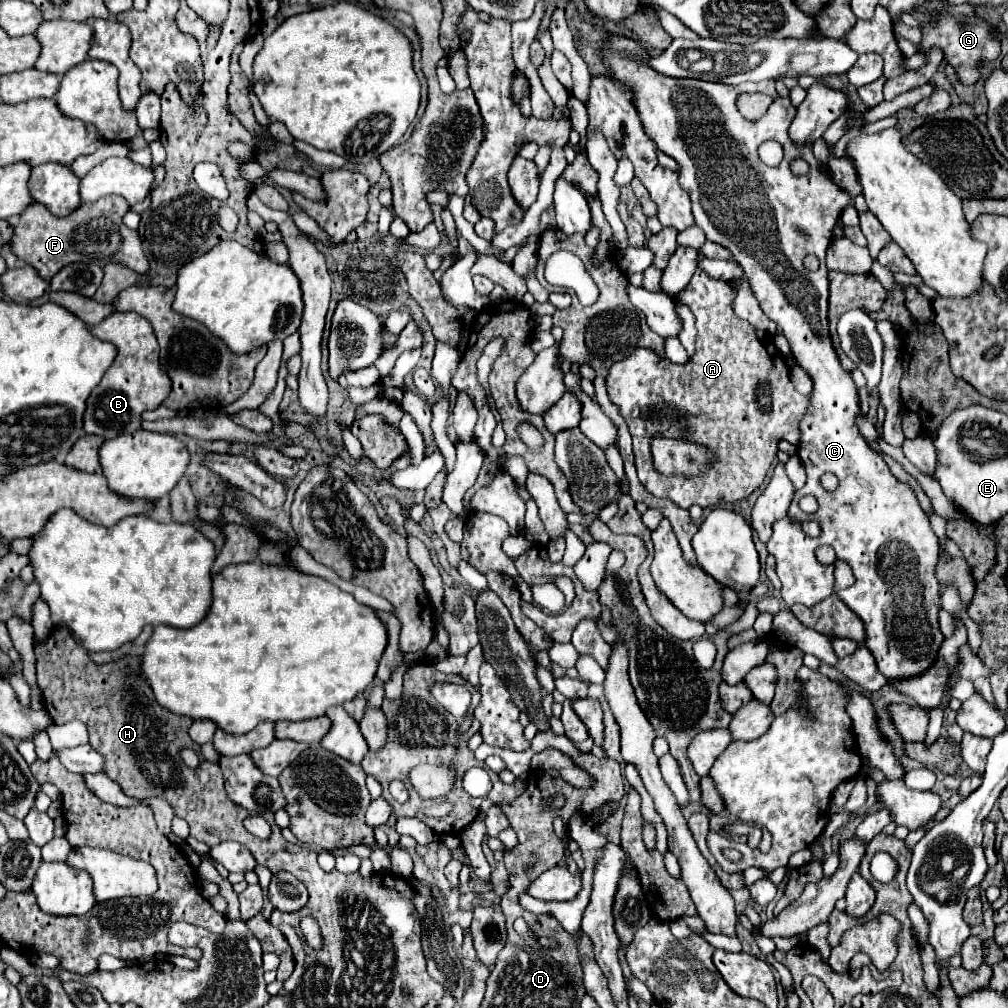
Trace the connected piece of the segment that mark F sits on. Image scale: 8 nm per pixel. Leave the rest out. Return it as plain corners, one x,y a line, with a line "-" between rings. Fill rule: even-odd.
103,196
95,202
83,202
75,212
69,216
57,218
53,216
47,206
33,202
25,208
19,224
15,226
13,234
13,252
19,260
31,264
39,276
51,280
63,266
81,260
95,260
101,266
107,262
119,262
129,266
131,270
143,274
147,272
147,258
141,250
141,240
135,230
123,226
121,218
129,210
129,204
121,196

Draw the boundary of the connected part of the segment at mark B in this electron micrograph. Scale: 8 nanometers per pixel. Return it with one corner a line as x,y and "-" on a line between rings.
113,312
97,326
91,334
117,346
117,358
105,372
99,386
87,400
83,428
87,434
117,438
119,434
135,432
141,428
141,412
155,410
171,392
171,378
159,362
159,342
151,330
151,322
137,312

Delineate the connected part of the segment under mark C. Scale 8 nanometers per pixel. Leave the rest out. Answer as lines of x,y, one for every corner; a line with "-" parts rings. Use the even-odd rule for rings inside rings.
611,36
607,46
607,64
611,66
609,76
627,82
635,90
635,106
639,106
639,114
643,118
643,126
647,136
657,142
657,148
679,164
679,184
683,190
689,192
693,202
693,216
695,224
705,232
707,240
717,242
731,250
733,260
743,268
755,298
759,300
763,312
777,324
777,330
787,338
791,352
801,368
809,372
813,378
813,392
811,392
811,406
799,424
801,440
797,454
807,470
807,484
801,490
795,490
793,502
789,506
789,514
773,524
773,534
767,542
767,550
777,560
777,574
783,582
781,600
787,608
793,604
815,606
821,600
837,594
843,602
849,598
849,608
863,620
867,638
865,646
877,660
881,674
887,678
889,684
895,684
905,678
917,678
927,672
939,654
939,648
945,636
939,630
939,580
935,576
939,556
939,542
931,528
929,516
921,510
915,494
903,482
899,482
883,462
879,454
875,454
865,438
861,436
859,428
855,426
853,418
859,410
857,404
857,388
851,380
851,374
841,368
839,358
831,346
829,328
827,328
827,296
829,296
829,280
827,280
827,266
825,266
825,252
833,240
833,228
839,224
839,216
845,206
849,206
851,196
841,190
831,178
831,174
819,164
813,156
813,146
809,142
795,144
789,136
789,126
795,118
795,106
789,98
781,98
775,90
775,80
763,82
743,82
739,86
729,84
715,84
703,80
689,80
689,78
669,78
663,76
649,66
635,62
633,58
647,58
647,52
633,40
-
741,92
763,92
773,98
767,114
761,120
745,120
737,106
735,98
-
765,140
775,140
783,146
785,158
777,168
765,166
759,156
757,148
-
793,158
803,158
809,162
811,170
807,176
793,176
789,170
789,162
-
807,254
817,254
821,266
817,272
805,272
803,258
-
823,474
835,474
839,480
837,490
829,492
821,486
-
811,494
817,498
819,508
815,514
807,516
821,526
821,534
817,538
807,536
799,524
789,522
787,518
805,518
805,512
799,508
799,498
-
821,544
829,544
835,548
837,560
849,564
855,576
855,584
843,590
835,590
835,564
821,564
815,558
815,548
-
881,608
885,610
885,632
881,632

